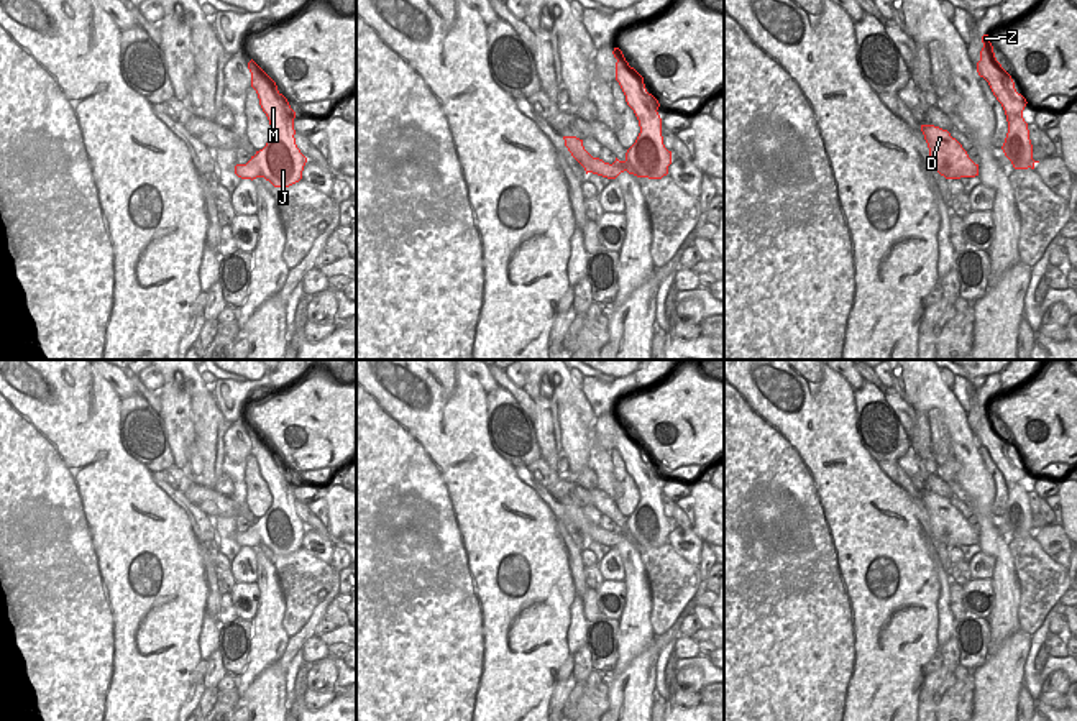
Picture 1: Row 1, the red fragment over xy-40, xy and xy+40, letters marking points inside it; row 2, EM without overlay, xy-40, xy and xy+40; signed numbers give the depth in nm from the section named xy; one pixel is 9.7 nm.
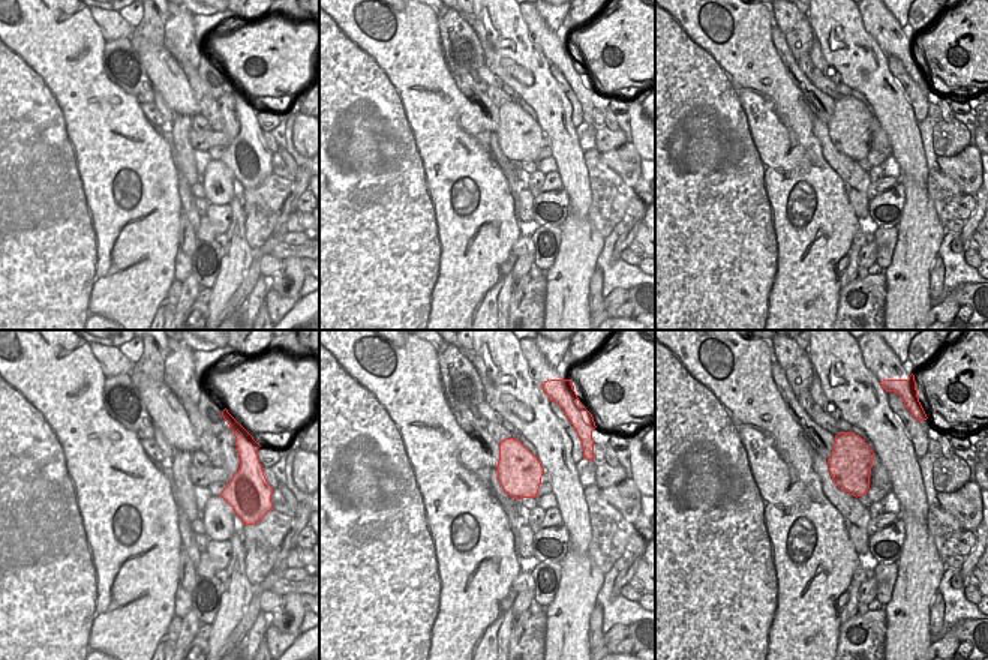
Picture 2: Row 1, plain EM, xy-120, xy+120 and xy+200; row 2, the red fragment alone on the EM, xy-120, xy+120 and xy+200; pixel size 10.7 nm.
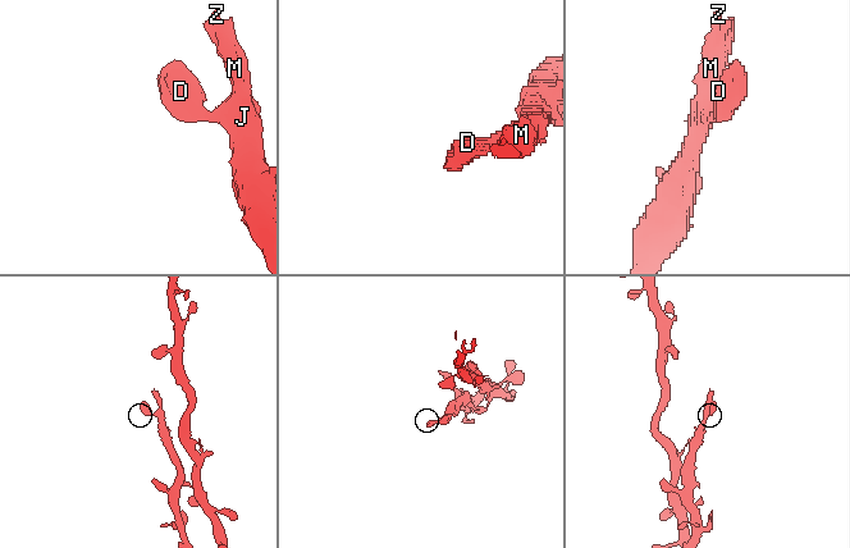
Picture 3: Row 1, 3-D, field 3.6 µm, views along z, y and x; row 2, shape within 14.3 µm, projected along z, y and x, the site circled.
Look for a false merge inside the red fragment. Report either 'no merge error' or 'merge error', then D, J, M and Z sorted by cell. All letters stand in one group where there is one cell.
no merge error; groups D J M Z

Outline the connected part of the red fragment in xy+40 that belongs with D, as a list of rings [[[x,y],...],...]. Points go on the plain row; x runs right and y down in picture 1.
[[[921,493],[921,499],[929,516],[933,535],[946,547],[975,545],[975,532],[962,512],[947,498],[934,493]]]

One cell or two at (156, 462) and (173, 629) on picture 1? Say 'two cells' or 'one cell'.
two cells

